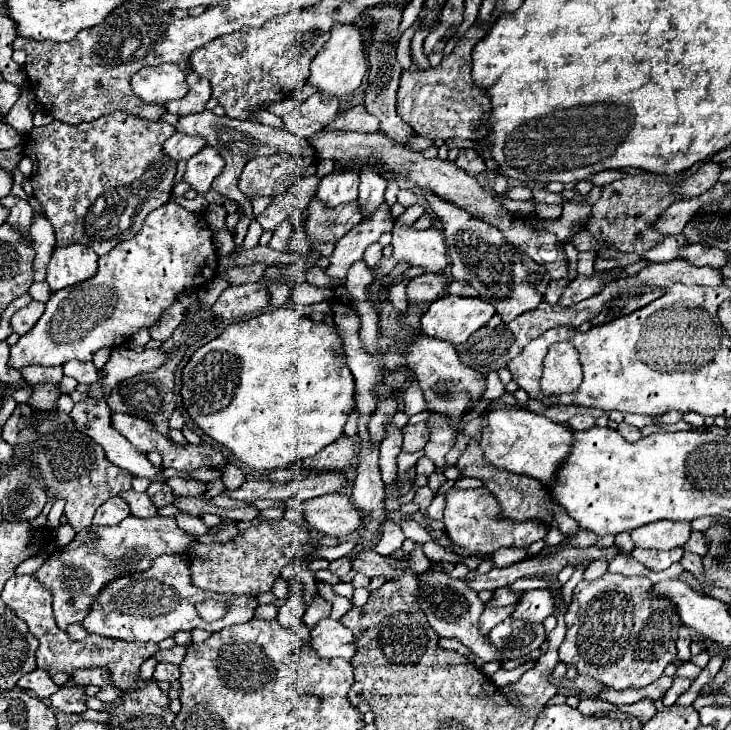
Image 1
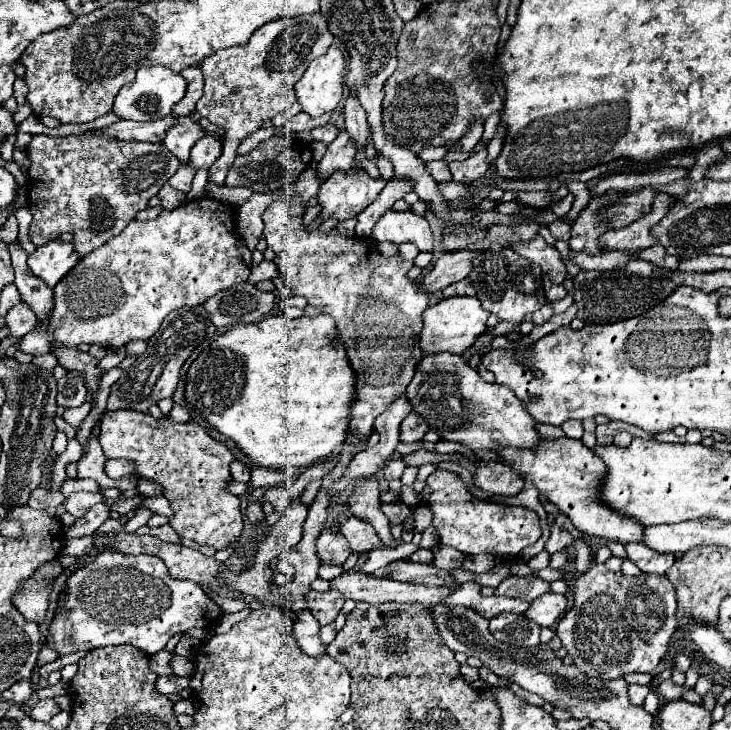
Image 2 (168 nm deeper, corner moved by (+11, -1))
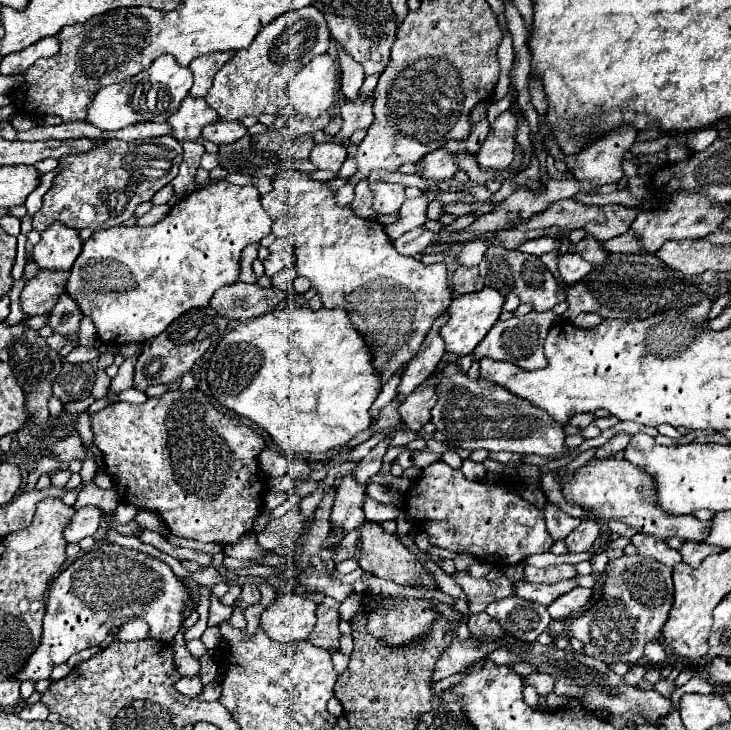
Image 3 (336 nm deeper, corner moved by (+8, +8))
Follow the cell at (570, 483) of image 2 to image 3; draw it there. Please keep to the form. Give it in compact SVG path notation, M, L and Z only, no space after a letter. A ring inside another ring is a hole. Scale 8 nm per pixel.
M590 460L586 466L578 468L572 476L562 472L560 476L562 488L566 498L580 504L588 516L594 516L600 522L608 522L610 518L622 520L624 524L636 528L642 534L650 534L656 538L670 538L676 536L680 540L692 540L692 542L704 542L710 534L712 520L698 520L694 516L672 516L664 512L658 506L656 500L656 484L652 476L648 476L644 470L636 468L628 460Z

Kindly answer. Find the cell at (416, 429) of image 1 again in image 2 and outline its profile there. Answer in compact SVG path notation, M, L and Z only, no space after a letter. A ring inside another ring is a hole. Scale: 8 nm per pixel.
M409 413L405 417L405 421L401 423L401 437L399 441L405 443L405 445L411 445L411 443L417 443L423 439L423 435L429 431L429 425L425 423L423 417L419 417L417 413Z

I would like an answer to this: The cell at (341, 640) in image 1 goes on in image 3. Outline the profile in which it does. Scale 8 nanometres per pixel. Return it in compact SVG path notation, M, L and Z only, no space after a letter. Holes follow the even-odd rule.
M296 592L280 594L260 614L260 630L276 642L306 640L312 624L316 624L316 606Z

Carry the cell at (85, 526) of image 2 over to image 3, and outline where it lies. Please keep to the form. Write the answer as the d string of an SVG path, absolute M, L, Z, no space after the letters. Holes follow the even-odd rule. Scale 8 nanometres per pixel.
M84 506L76 510L70 524L64 528L64 540L78 544L82 538L92 536L98 530L98 524L102 520L102 512L96 506Z

